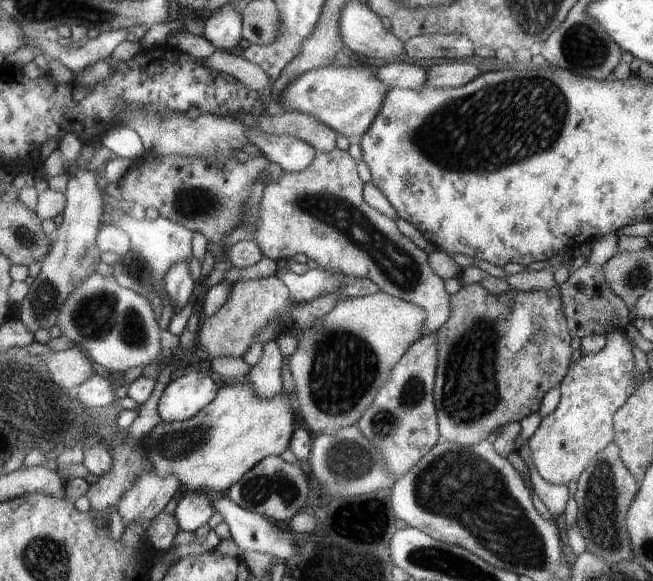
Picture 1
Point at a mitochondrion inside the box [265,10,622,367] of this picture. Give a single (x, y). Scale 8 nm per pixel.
(456, 125)

